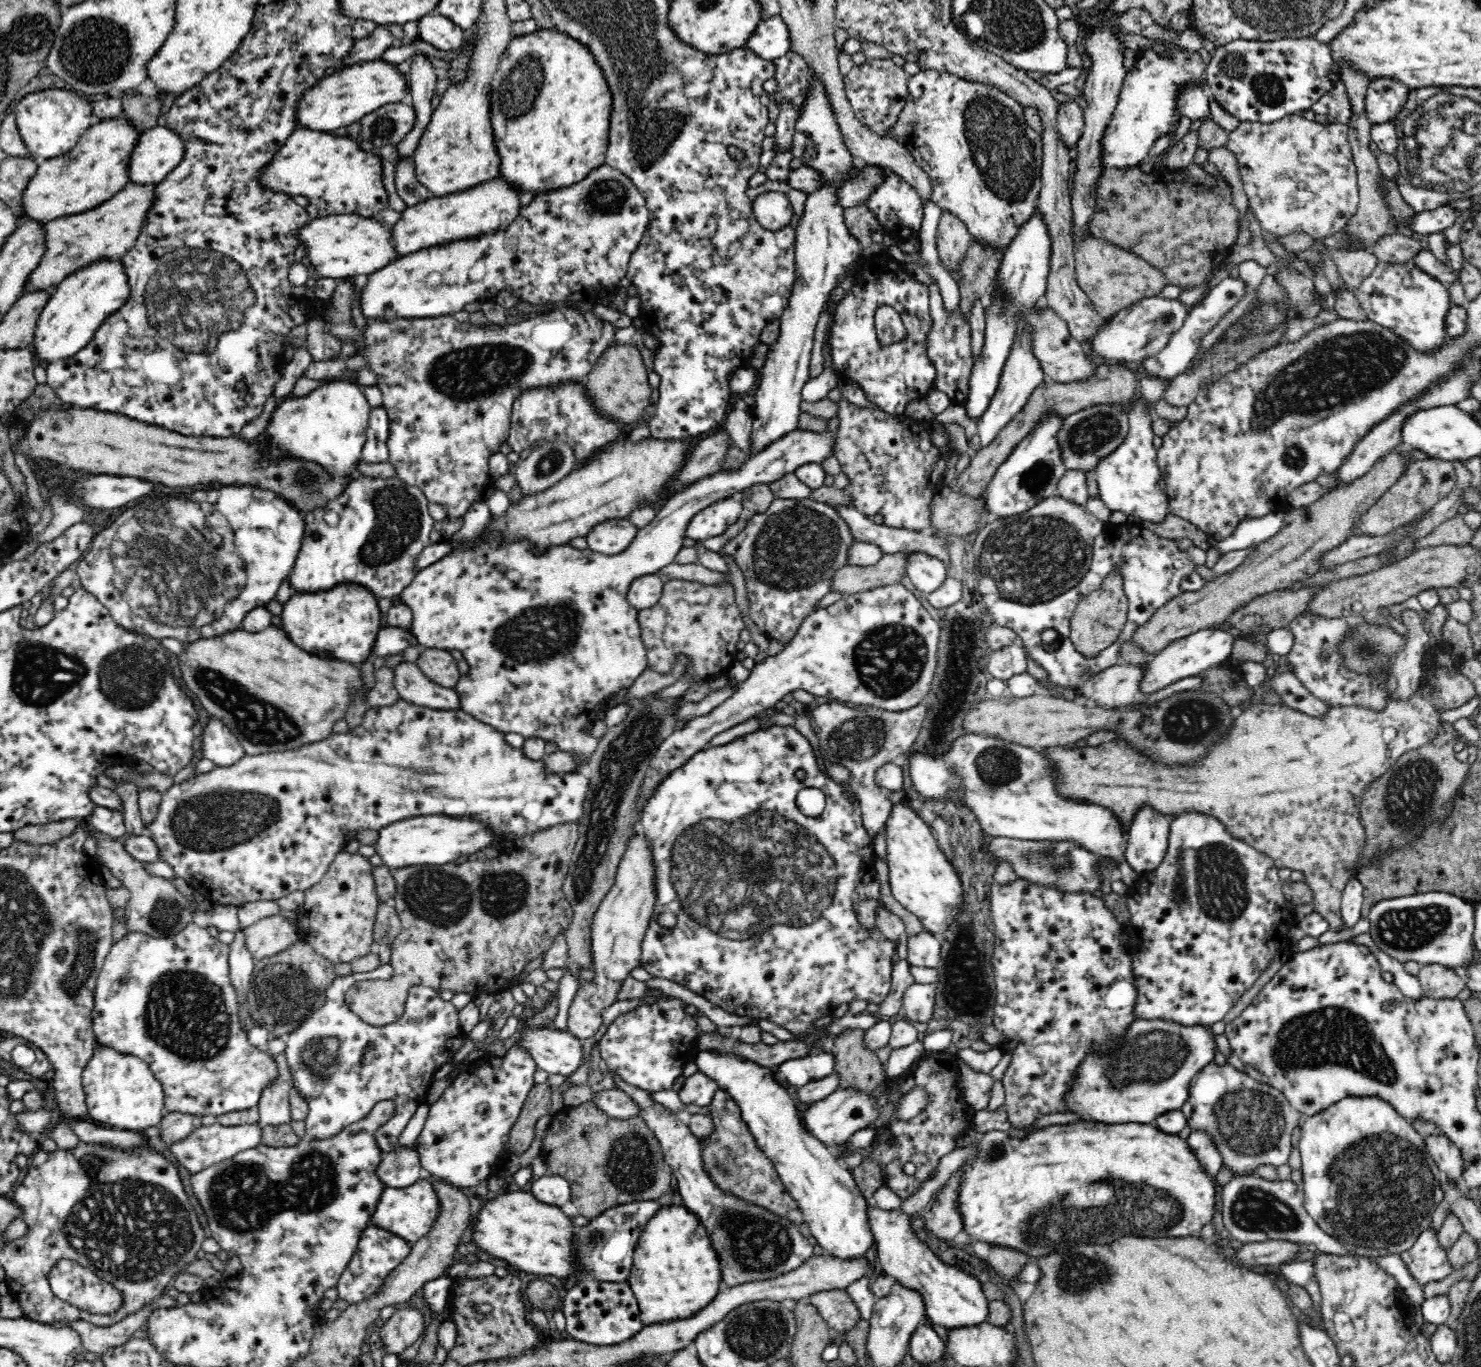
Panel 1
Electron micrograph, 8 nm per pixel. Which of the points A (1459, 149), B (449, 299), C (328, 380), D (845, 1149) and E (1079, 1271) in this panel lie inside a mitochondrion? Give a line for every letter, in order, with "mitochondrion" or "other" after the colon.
A: mitochondrion
B: other
C: other
D: other
E: mitochondrion

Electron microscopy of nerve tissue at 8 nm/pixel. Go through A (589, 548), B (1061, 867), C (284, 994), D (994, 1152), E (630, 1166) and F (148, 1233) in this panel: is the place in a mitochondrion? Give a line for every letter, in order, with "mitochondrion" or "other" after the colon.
A: other
B: mitochondrion
C: mitochondrion
D: mitochondrion
E: mitochondrion
F: mitochondrion

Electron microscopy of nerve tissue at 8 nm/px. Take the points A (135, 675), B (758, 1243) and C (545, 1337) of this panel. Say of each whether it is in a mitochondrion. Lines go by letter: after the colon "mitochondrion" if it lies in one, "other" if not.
A: mitochondrion
B: mitochondrion
C: other

